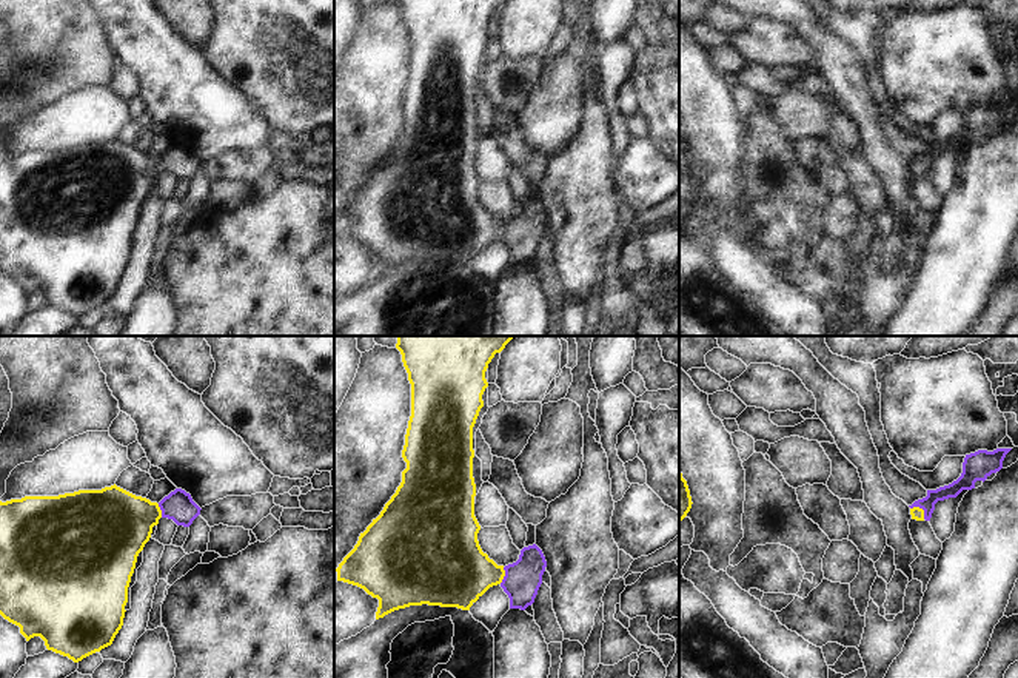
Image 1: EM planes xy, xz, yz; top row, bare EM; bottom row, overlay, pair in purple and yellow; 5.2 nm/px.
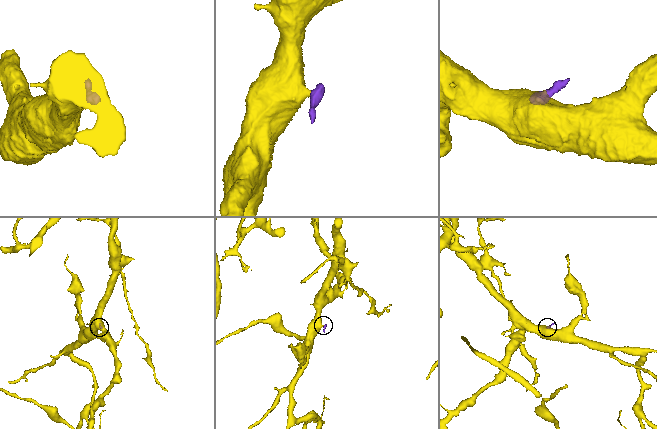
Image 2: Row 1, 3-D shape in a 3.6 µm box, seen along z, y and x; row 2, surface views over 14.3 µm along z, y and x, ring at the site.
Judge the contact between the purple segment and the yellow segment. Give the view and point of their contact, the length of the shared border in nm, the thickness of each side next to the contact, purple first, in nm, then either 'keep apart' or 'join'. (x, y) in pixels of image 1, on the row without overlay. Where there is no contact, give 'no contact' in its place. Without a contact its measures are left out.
meets purple in yz at (921, 162); contact 100 nm long; 80 nm thick on the purple side, 70 nm on the other; join

